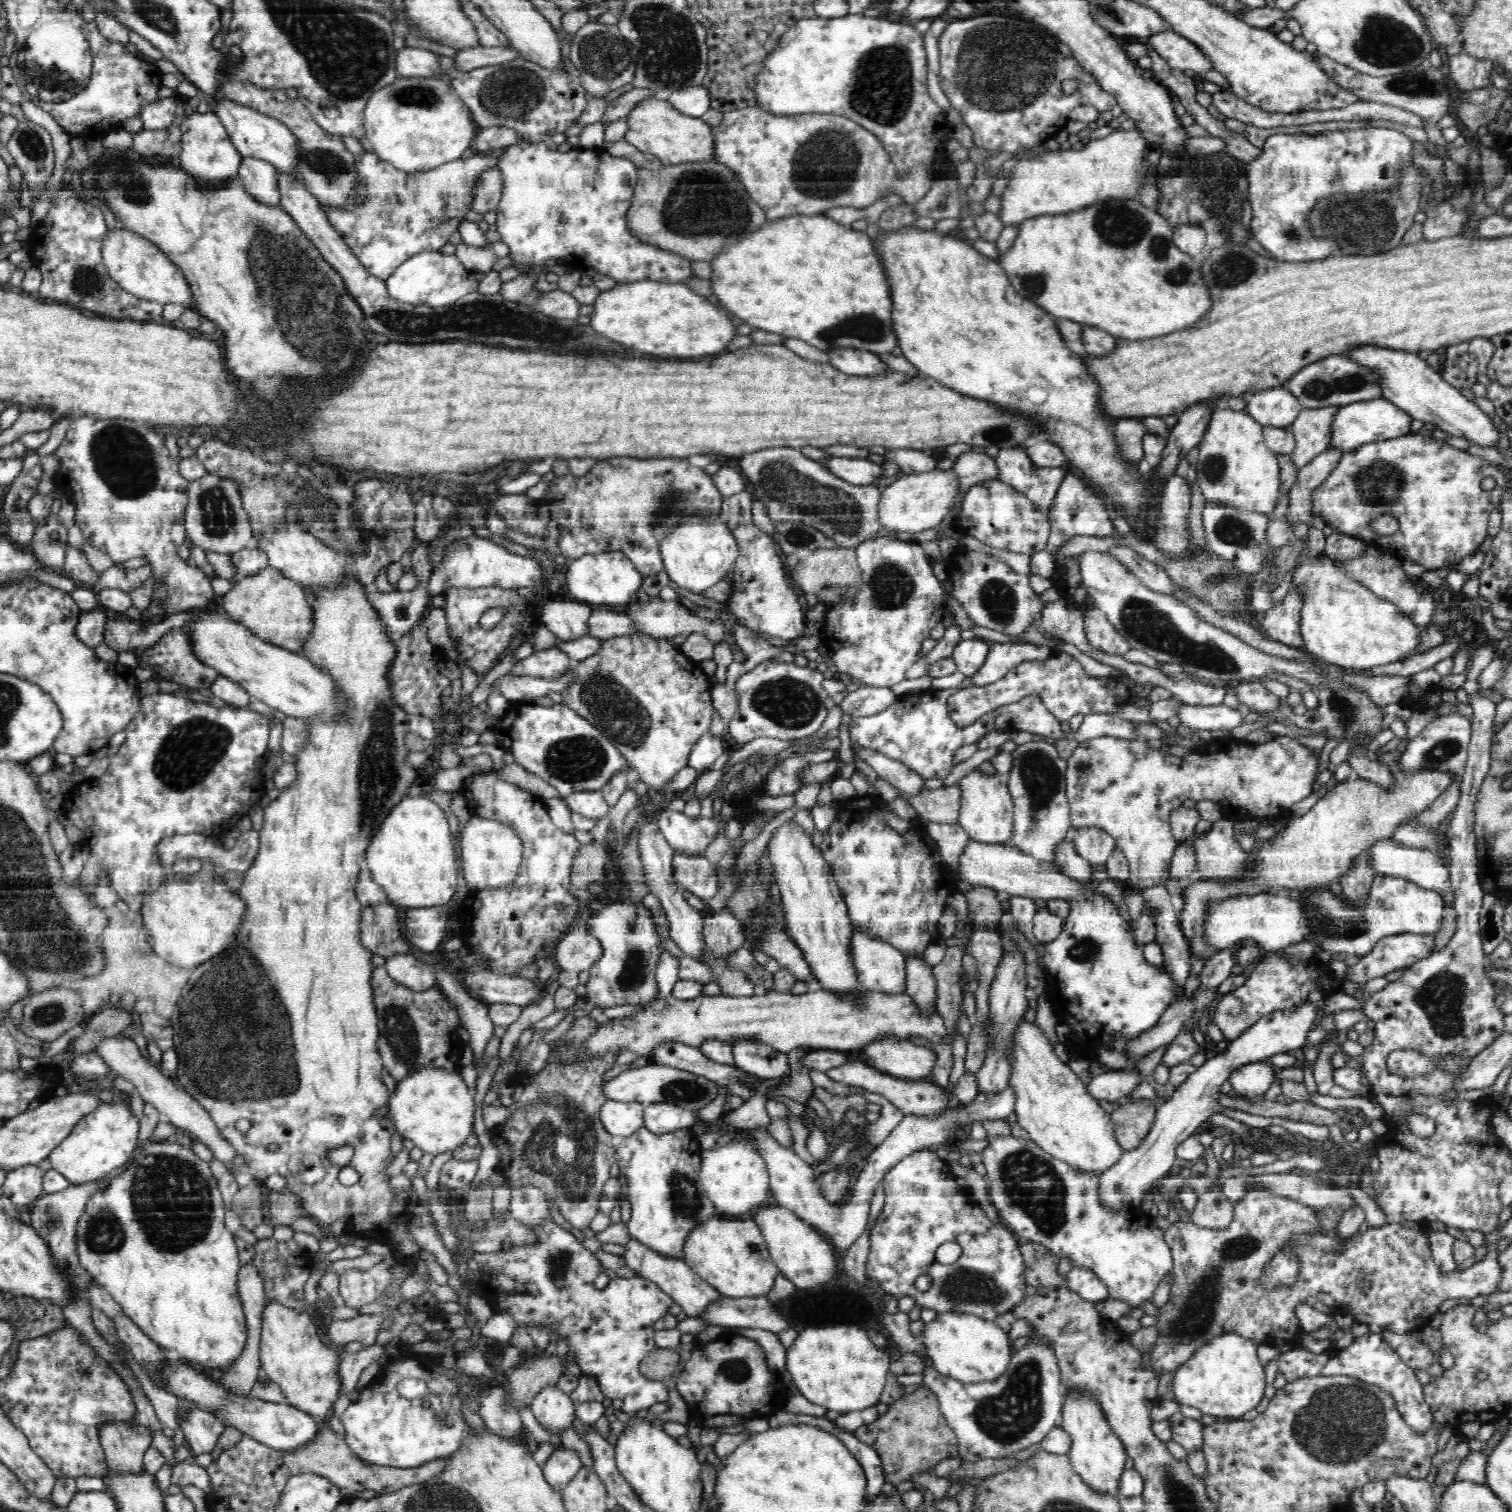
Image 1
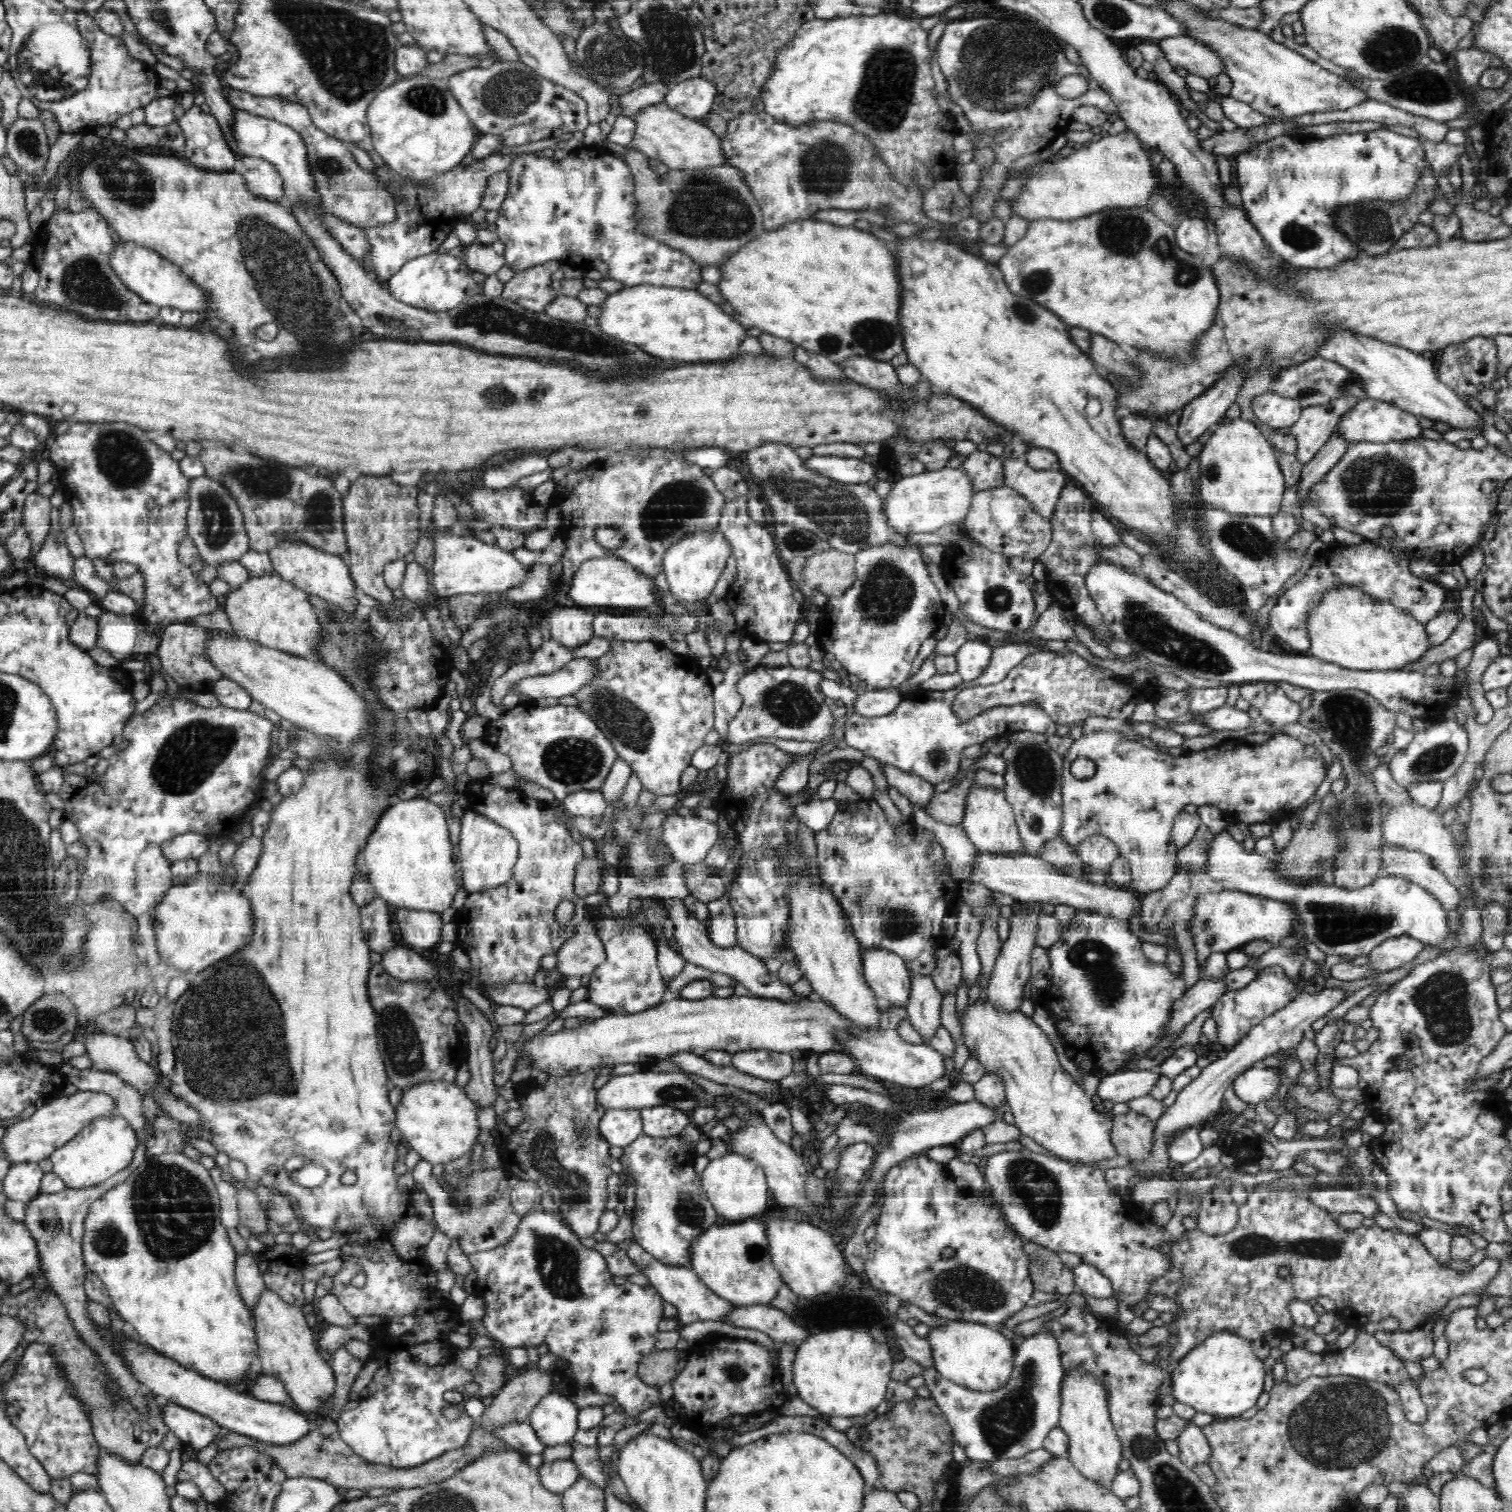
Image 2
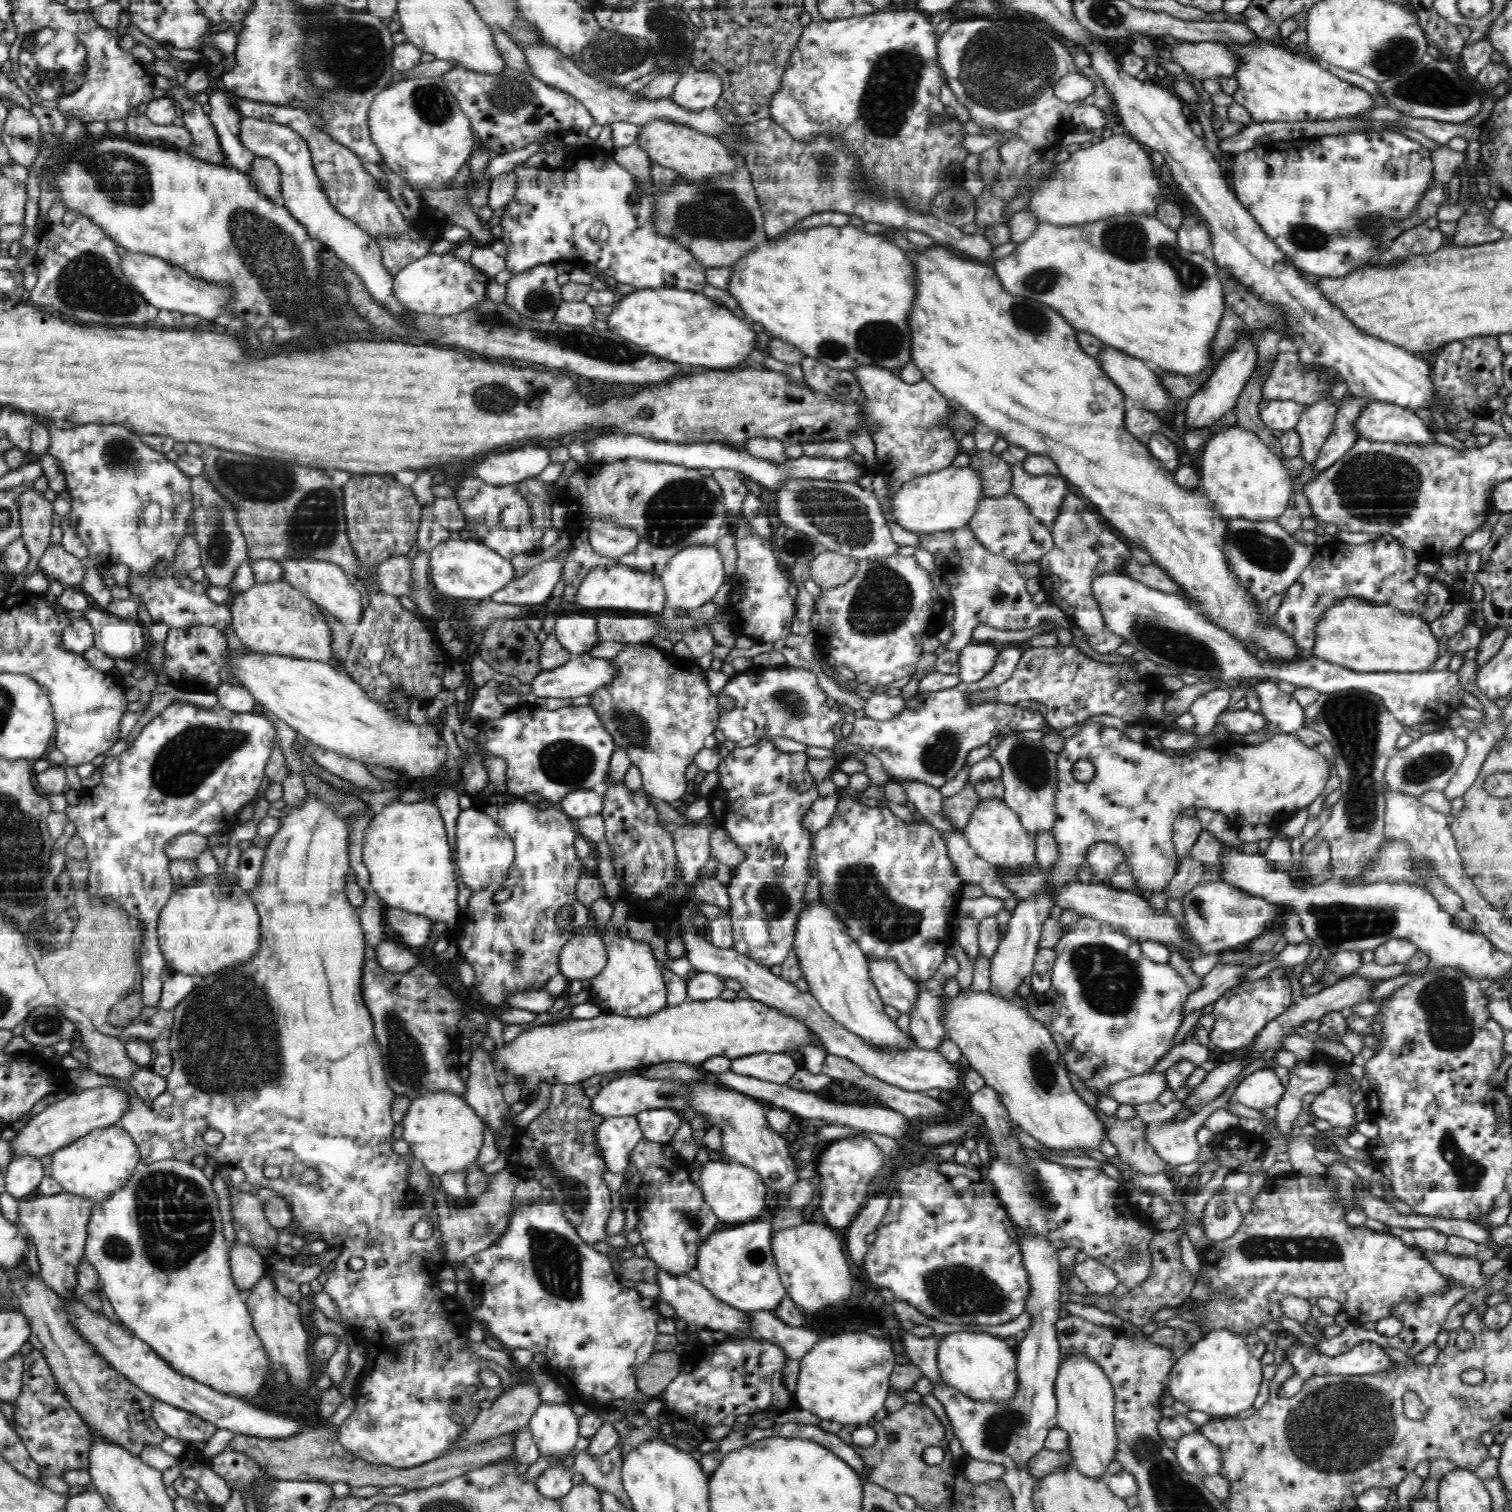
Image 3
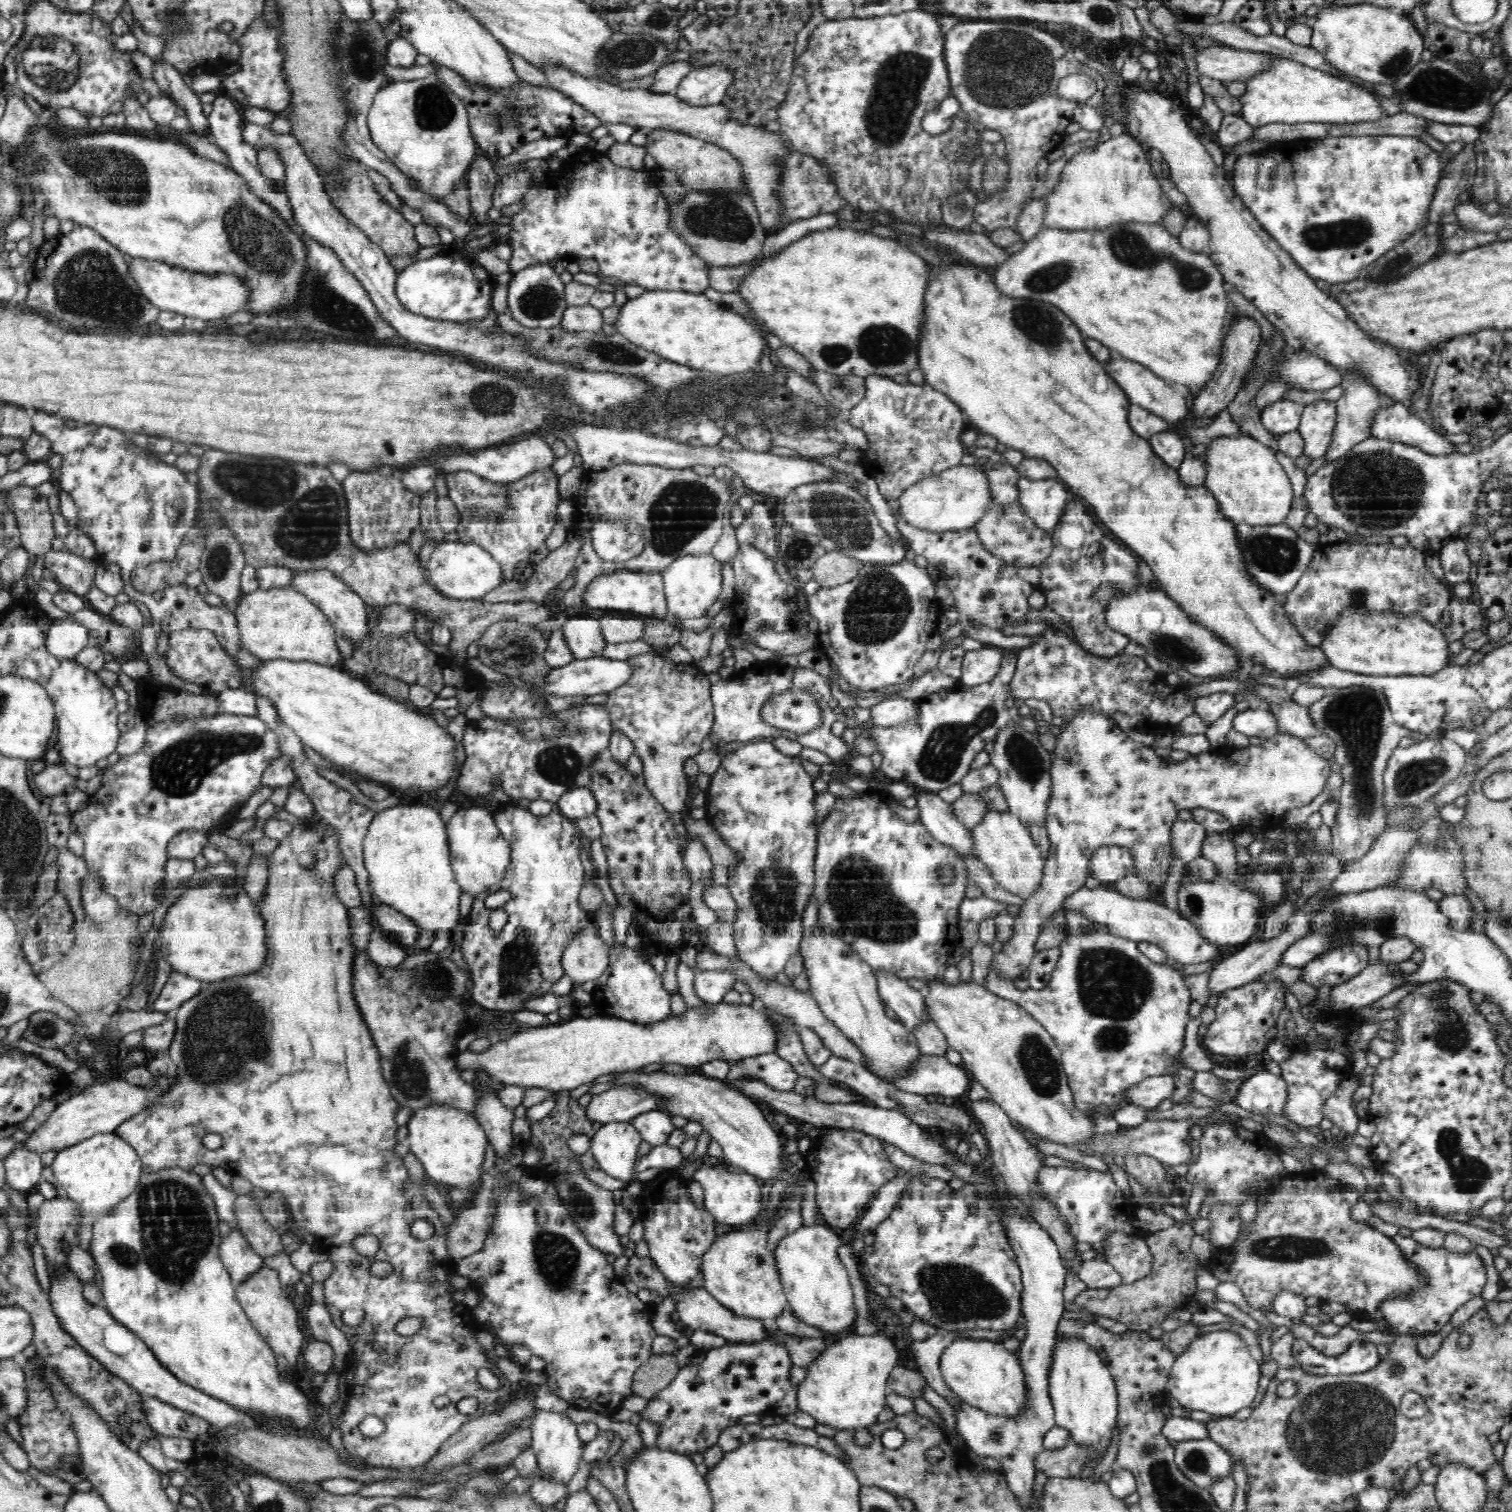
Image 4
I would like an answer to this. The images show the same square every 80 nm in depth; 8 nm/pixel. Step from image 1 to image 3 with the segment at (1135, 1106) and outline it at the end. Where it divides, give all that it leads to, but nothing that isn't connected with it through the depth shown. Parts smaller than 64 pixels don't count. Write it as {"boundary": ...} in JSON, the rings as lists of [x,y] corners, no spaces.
{"boundary":[[[1140,1118],[1117,1120],[1108,1130],[1107,1136],[1117,1148],[1119,1159],[1140,1174],[1160,1174],[1167,1169],[1164,1162],[1145,1141],[1146,1123]]]}

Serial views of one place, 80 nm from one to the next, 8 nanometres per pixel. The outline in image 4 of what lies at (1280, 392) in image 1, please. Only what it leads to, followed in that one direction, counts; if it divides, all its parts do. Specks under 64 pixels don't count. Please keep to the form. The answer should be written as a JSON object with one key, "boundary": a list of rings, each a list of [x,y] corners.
{"boundary":[[[1282,399],[1266,407],[1261,413],[1261,422],[1266,430],[1276,436],[1298,431],[1304,406]]]}

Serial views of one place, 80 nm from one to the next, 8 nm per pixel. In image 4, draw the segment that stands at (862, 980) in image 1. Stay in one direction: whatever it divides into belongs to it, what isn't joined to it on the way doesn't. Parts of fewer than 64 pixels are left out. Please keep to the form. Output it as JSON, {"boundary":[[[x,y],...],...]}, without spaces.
{"boundary":[[[876,970],[874,974],[883,1004],[894,1010],[901,1024],[912,1033],[914,1028],[918,1028],[926,1020],[920,991],[910,987],[897,974],[886,973],[886,970]]]}

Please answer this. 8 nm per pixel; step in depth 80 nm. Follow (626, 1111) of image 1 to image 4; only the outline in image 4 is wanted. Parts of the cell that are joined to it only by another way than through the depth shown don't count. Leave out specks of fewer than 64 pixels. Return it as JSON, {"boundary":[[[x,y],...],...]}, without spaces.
{"boundary":[[[612,1121],[601,1125],[590,1148],[597,1166],[608,1176],[629,1182],[636,1173],[634,1164],[642,1141],[631,1121]]]}

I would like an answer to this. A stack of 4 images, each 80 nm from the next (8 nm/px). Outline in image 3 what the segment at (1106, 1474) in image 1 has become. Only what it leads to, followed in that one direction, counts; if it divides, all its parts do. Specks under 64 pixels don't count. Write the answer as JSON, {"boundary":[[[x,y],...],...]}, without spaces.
{"boundary":[[[1084,1357],[1062,1360],[1057,1378],[1057,1426],[1069,1434],[1074,1467],[1083,1475],[1100,1477],[1117,1460],[1118,1439],[1114,1422],[1114,1396],[1110,1380],[1094,1361]]]}

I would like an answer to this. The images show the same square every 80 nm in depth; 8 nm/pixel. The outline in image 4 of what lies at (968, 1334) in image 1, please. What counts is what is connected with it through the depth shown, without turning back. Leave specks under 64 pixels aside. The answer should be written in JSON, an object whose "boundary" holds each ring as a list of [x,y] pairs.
{"boundary":[[[962,1338],[947,1346],[940,1362],[946,1385],[974,1408],[982,1408],[994,1416],[1018,1417],[1026,1404],[1027,1383],[1017,1354],[1008,1352],[1002,1344],[988,1340]]]}

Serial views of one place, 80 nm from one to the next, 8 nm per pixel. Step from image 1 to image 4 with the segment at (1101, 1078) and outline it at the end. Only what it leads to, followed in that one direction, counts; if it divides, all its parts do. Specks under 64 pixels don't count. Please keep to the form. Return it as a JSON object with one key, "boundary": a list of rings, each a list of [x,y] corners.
{"boundary":[[[1148,1076],[1134,1084],[1124,1099],[1132,1104],[1142,1107],[1144,1110],[1156,1109],[1161,1101],[1172,1099],[1174,1094],[1174,1077],[1170,1076]]]}

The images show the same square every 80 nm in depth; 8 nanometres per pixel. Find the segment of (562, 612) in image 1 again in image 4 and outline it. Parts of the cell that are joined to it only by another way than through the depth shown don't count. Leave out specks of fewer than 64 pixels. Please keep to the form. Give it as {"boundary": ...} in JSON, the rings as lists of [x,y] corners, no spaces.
{"boundary":[[[578,614],[569,617],[562,628],[563,639],[576,659],[604,657],[606,640],[599,619]]]}

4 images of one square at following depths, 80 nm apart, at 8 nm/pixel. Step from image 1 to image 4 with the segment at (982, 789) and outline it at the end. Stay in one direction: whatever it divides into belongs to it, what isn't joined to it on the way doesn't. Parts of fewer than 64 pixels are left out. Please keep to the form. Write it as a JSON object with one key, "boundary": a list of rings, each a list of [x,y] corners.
{"boundary":[[[1008,810],[1004,814],[986,812],[986,816],[971,830],[971,839],[974,840],[976,857],[990,869],[992,878],[998,885],[1010,894],[1020,898],[1031,898],[1040,888],[1043,880],[1045,858],[1018,815]]]}

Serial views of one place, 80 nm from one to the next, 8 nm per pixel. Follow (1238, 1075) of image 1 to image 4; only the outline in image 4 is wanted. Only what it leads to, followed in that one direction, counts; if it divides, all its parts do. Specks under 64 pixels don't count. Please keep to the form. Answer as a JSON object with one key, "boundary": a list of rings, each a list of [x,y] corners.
{"boundary":[[[1266,1068],[1247,1078],[1236,1092],[1235,1103],[1244,1110],[1268,1116],[1284,1116],[1288,1089],[1286,1081]]]}

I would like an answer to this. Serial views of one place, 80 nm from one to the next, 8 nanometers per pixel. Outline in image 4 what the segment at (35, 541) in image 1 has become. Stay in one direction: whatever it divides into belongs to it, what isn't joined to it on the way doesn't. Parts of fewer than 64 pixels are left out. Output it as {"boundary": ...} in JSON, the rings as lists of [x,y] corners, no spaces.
{"boundary":[[[54,549],[50,550],[48,554],[45,554],[44,568],[49,567],[49,569],[54,573],[56,581],[60,584],[61,588],[66,591],[73,592],[78,596],[85,597],[92,584],[94,582],[94,576],[96,574],[96,568],[98,564],[93,559],[85,559],[84,557],[78,556],[70,551],[56,551]]]}

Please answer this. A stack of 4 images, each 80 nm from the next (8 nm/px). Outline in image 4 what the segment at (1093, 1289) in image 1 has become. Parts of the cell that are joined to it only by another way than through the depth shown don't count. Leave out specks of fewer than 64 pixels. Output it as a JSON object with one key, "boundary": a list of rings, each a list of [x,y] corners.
{"boundary":[[[1097,1257],[1084,1261],[1078,1275],[1088,1289],[1109,1289],[1122,1284],[1120,1273],[1104,1258]]]}

